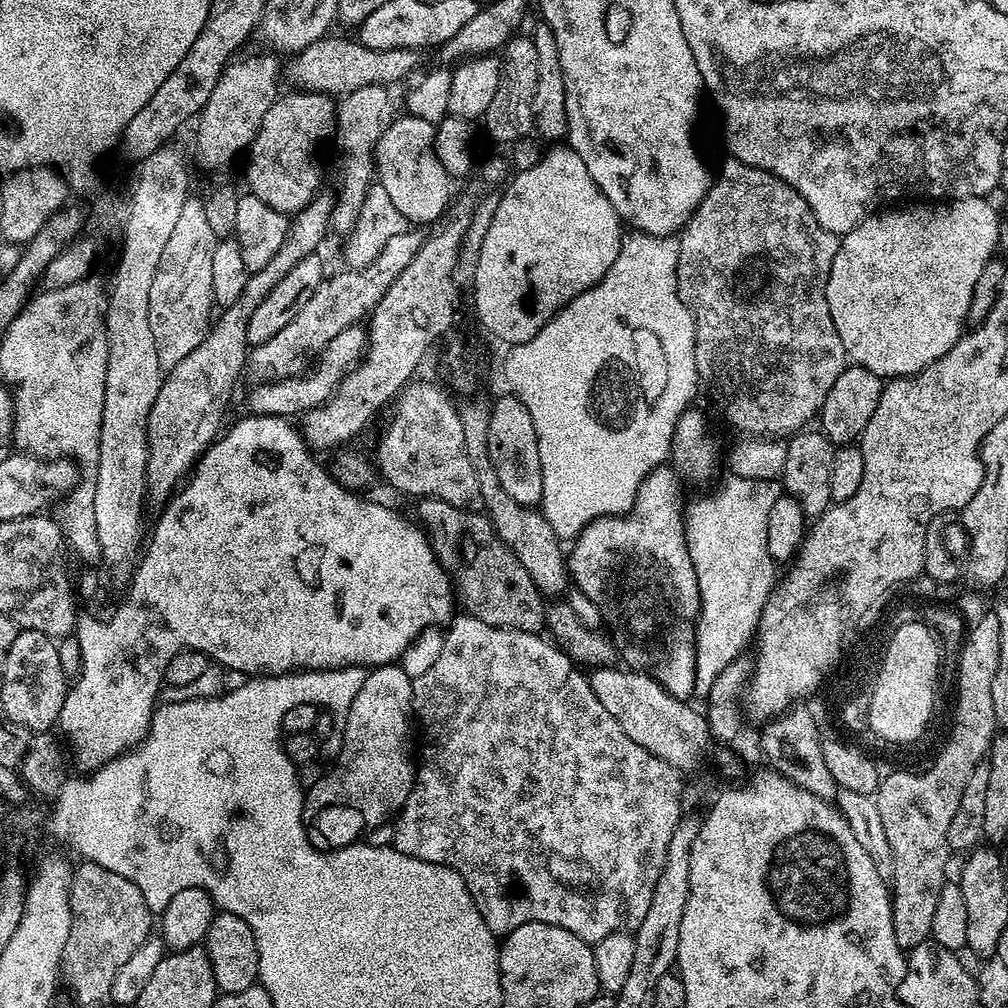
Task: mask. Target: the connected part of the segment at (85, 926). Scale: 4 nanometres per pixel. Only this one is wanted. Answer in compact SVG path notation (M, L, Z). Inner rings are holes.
M81 863L75 869L70 890L72 925L62 961L62 976L80 1004L108 1000L114 974L130 959L130 954L153 935L154 914L146 906L138 886L122 874L114 874L97 864Z

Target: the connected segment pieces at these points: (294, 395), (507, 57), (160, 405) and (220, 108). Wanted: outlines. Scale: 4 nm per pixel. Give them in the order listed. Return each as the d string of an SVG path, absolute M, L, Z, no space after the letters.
M360 324L350 326L338 334L324 351L319 353L315 361L316 369L309 374L305 380L294 380L295 378L272 378L269 384L256 384L252 388L252 393L248 396L248 404L253 413L257 416L279 416L281 418L292 418L297 414L303 414L309 408L317 408L325 400L332 397L336 388L344 381L344 377L360 363L364 349L366 347L366 332Z
M517 34L502 49L498 94L494 94L482 117L482 123L490 139L497 140L500 144L512 144L515 140L522 139L528 131L533 131L534 90L538 90L538 50L534 50L534 42L527 35Z
M317 194L305 208L291 217L286 242L282 242L278 254L274 254L274 258L262 270L249 275L246 290L242 290L242 298L238 298L238 302L234 302L234 306L223 309L219 313L221 316L215 317L203 342L196 346L186 358L183 358L180 364L171 367L165 375L163 383L160 384L158 396L154 400L154 405L151 406L150 416L147 418L148 456L145 491L150 500L153 499L158 504L165 503L191 473L201 454L217 439L238 372L241 370L244 360L246 364L249 347L246 326L250 326L250 314L254 314L254 310L258 310L262 298L266 298L266 294L270 294L270 290L274 290L274 286L278 282L282 282L282 278L286 278L286 274L290 274L290 270L298 262L302 262L302 258L313 255L317 251L316 247L323 242L324 235L329 235L334 200L331 195L329 197L324 195Z
M264 51L253 56L241 55L229 63L195 121L196 156L201 166L212 172L230 167L251 149L256 131L262 126L262 118L266 118L270 106L278 99L276 83L282 80L282 64L271 56L271 51Z

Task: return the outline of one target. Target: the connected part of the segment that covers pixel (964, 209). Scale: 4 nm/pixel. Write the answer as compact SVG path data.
M975 196L947 202L920 202L917 203L920 204L917 208L896 208L893 212L880 210L867 216L858 226L854 226L854 230L840 236L838 254L834 254L834 266L830 266L830 278L826 282L826 302L830 302L830 318L834 318L834 330L838 330L838 338L842 338L844 352L855 367L870 370L881 378L915 376L917 372L945 356L957 344L966 328L971 296L978 276L988 260L995 257L998 252L1002 219L990 201L991 199L983 196Z

